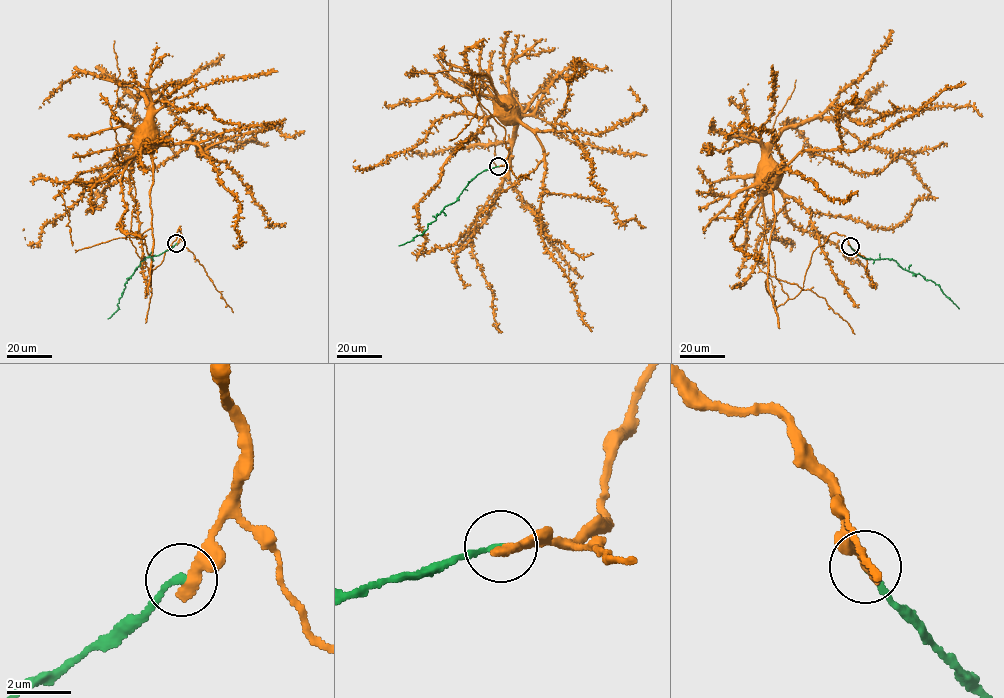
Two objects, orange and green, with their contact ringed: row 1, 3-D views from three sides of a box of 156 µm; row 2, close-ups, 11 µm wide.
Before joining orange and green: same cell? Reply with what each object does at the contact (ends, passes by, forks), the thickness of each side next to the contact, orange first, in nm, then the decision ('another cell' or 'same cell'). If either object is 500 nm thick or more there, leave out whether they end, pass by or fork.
orange ends | green ends | 420/200 nm | another cell

